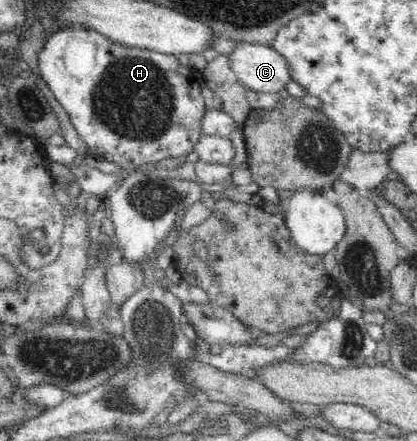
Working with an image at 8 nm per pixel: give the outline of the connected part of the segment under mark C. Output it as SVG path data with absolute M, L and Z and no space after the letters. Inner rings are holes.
M240 41L228 56L234 79L256 95L284 94L285 84L293 81L288 63L272 46Z

